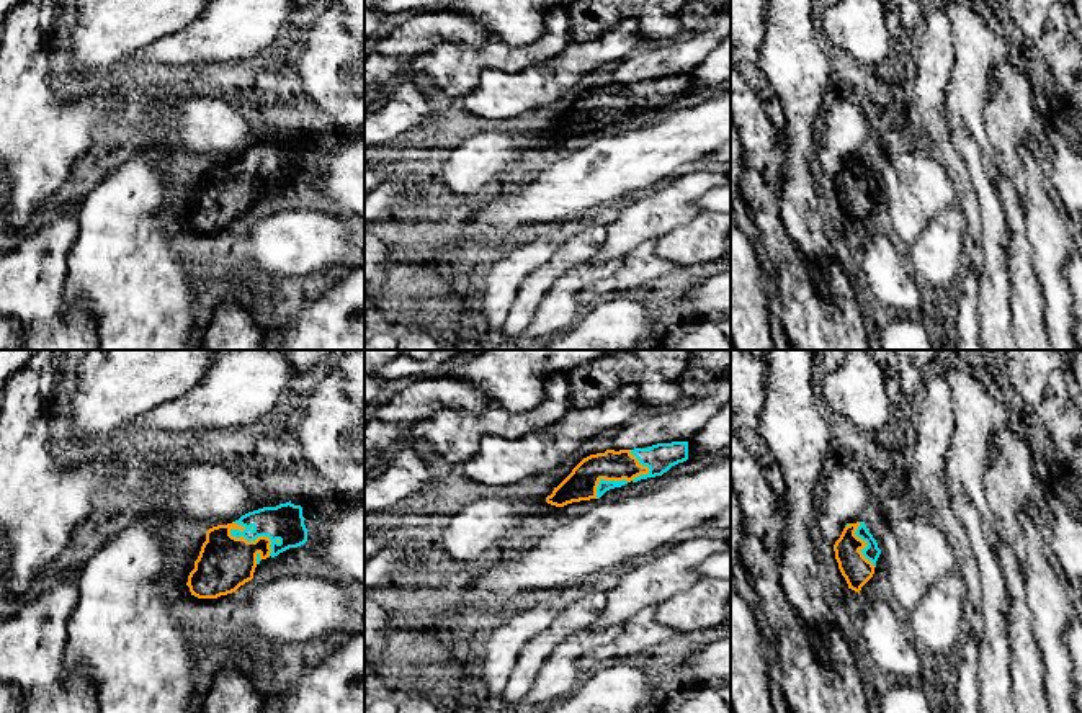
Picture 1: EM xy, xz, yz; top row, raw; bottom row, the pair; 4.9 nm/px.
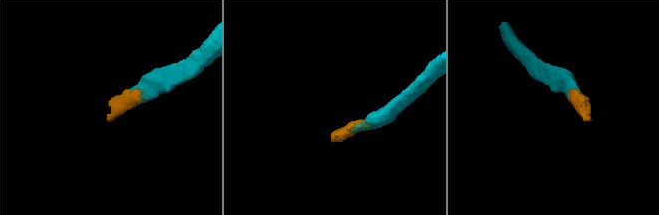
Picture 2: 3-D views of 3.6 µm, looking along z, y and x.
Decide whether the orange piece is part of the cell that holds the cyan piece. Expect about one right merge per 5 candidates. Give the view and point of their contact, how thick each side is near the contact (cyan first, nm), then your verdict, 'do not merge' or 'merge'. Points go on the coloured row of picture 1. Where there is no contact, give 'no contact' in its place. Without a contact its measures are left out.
xy (244, 537) | 190/260 nm | merge

